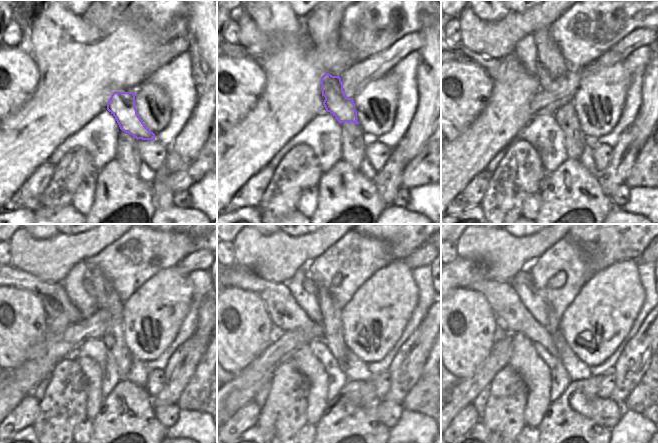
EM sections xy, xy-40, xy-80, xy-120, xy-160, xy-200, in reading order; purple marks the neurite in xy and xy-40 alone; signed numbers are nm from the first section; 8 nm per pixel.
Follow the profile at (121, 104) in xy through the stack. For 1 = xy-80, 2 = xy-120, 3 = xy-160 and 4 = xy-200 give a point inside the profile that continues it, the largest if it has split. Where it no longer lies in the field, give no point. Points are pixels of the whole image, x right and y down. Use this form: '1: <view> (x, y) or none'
1: xy-80 (558, 90)
2: xy-120 (106, 315)
3: xy-160 (308, 284)
4: xy-200 (521, 277)

